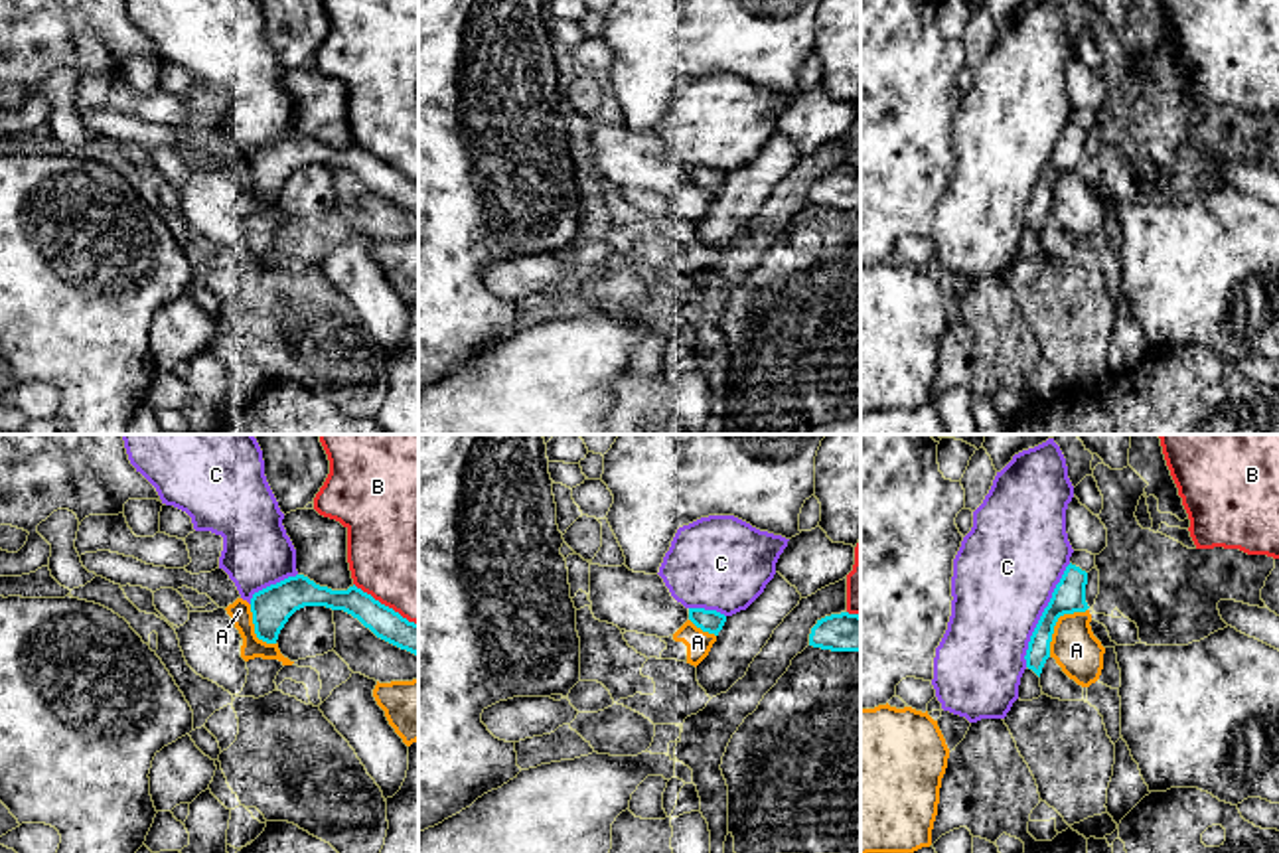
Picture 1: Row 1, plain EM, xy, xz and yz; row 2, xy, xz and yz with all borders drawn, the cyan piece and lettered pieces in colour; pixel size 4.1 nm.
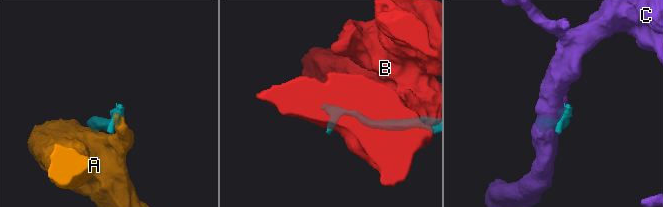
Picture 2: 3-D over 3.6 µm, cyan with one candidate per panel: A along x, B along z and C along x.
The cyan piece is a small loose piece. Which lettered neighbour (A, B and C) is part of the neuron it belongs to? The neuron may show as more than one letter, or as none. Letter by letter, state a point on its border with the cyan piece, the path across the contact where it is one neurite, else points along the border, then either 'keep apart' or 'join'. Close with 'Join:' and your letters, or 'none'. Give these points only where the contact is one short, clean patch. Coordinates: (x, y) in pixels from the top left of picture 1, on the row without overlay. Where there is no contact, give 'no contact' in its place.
A: yz (1054, 182) | keep apart
B: xy (383, 162) | keep apart
C: yz (1043, 172) | keep apart
Join: none

